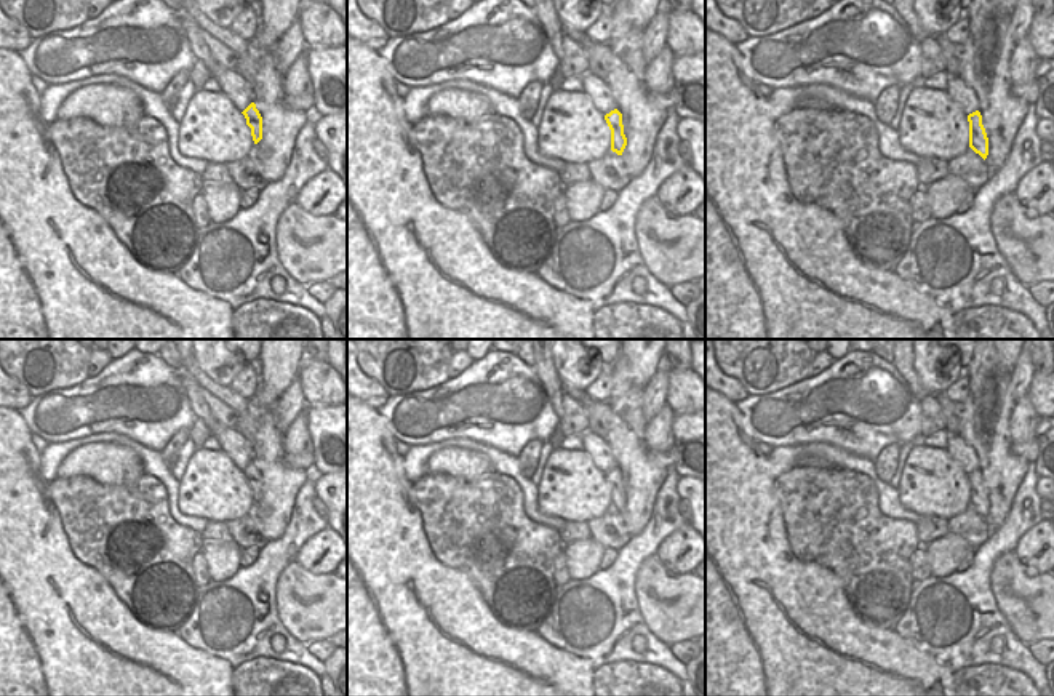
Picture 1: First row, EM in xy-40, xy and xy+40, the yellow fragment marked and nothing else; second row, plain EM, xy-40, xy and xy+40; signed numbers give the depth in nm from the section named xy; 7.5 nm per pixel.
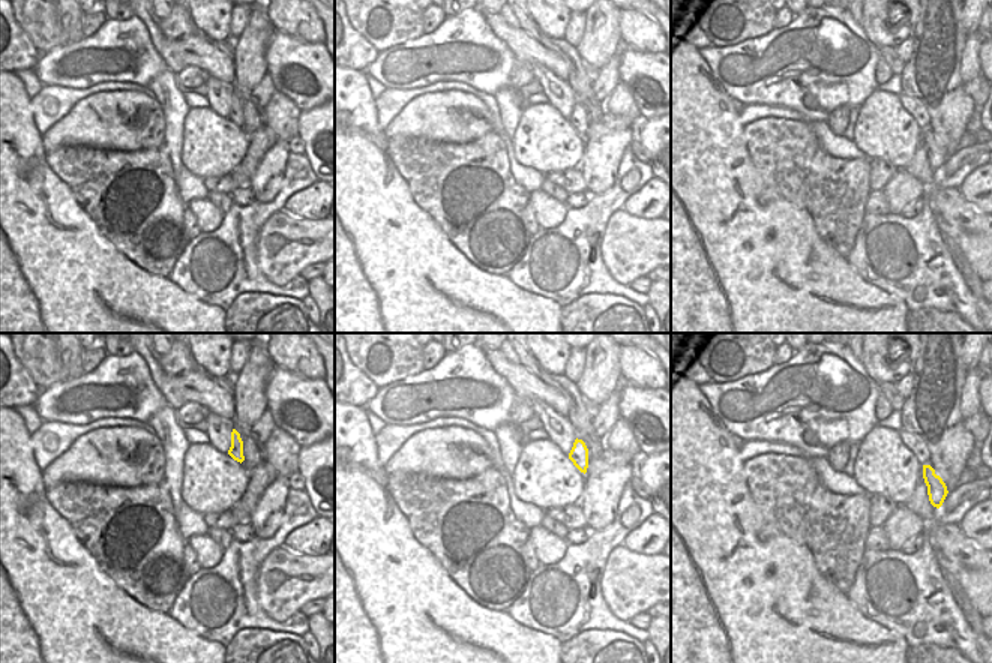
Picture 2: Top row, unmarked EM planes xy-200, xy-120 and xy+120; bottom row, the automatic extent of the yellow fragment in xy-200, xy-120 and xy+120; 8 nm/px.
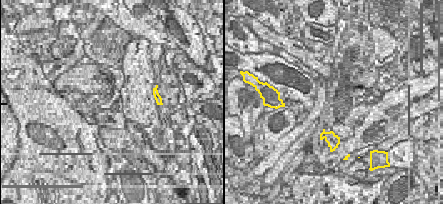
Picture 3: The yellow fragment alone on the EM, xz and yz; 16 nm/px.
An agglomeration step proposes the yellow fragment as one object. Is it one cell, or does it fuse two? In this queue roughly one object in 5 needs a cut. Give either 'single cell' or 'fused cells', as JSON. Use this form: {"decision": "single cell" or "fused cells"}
{"decision": "single cell"}

